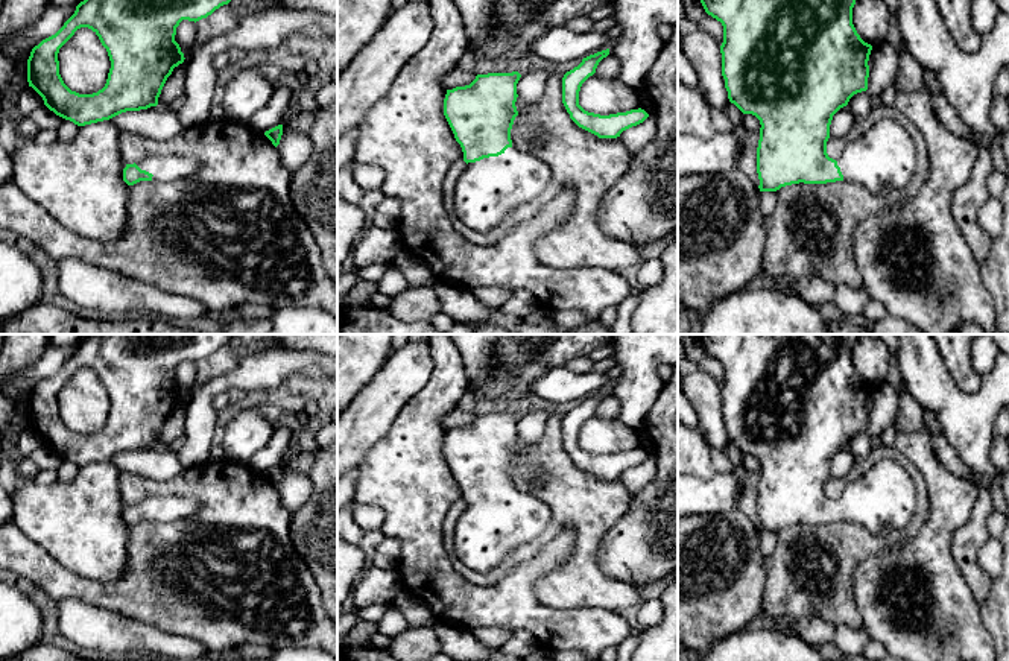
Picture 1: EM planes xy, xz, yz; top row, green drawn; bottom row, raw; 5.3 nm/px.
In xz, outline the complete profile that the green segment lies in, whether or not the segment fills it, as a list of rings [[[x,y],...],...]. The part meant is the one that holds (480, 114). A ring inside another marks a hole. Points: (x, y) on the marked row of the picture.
[[[477,74],[465,87],[447,90],[444,115],[463,152],[465,173],[454,185],[454,213],[480,232],[501,225],[549,184],[549,166],[512,147],[521,74]]]

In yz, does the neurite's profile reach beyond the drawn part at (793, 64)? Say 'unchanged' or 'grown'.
grown

